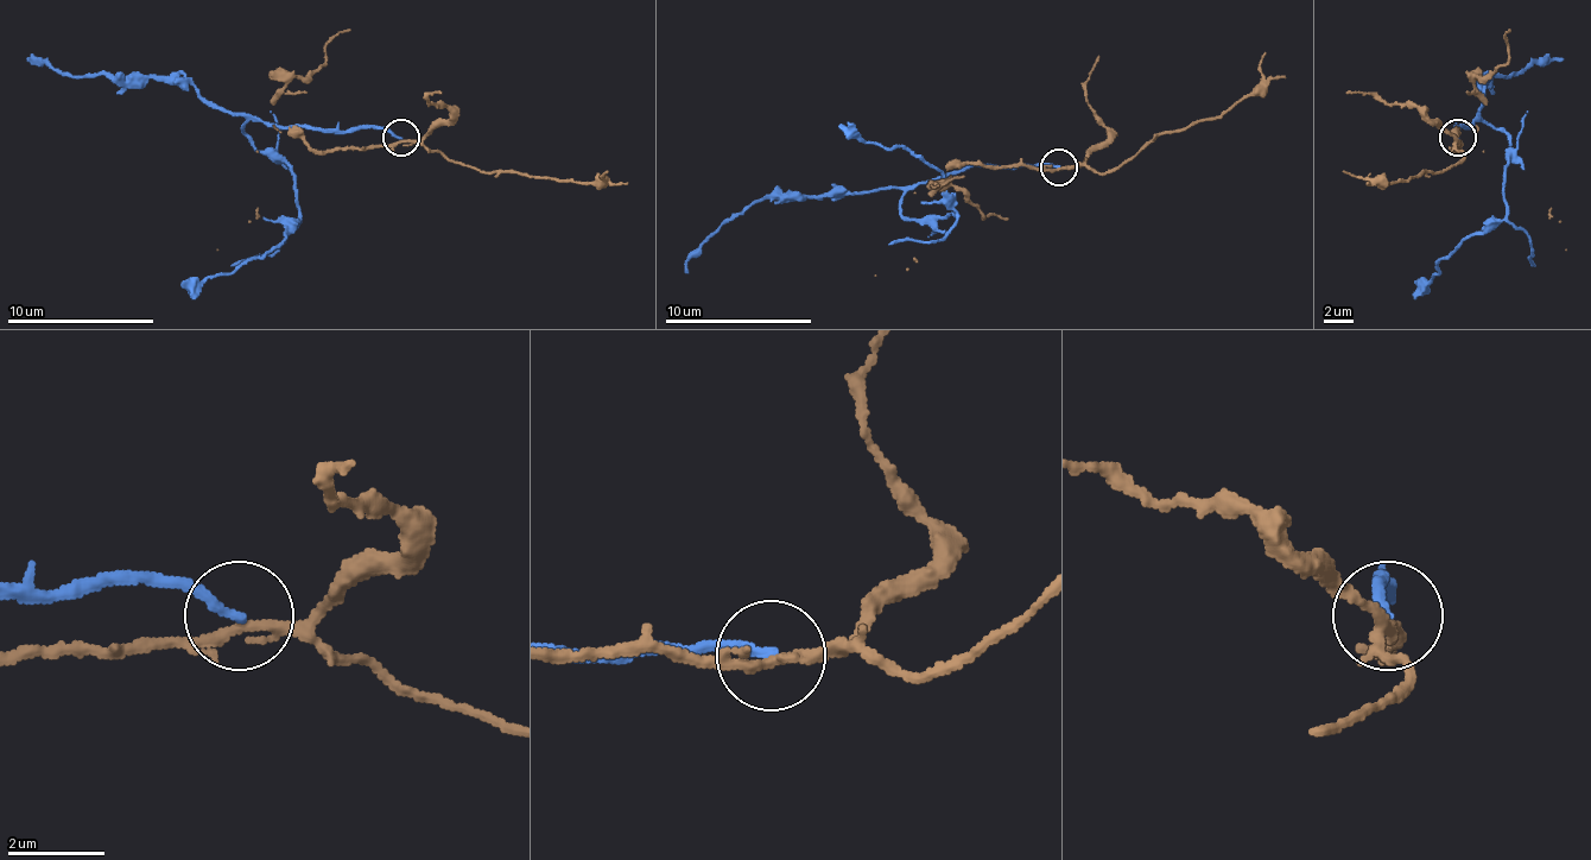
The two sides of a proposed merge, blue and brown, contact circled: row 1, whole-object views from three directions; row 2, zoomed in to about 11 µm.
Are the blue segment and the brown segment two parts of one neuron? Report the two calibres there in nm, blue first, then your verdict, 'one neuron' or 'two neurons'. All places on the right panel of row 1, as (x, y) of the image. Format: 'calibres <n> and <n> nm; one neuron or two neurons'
calibres 240 and 220 nm; two neurons

